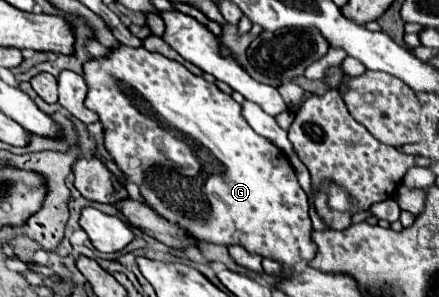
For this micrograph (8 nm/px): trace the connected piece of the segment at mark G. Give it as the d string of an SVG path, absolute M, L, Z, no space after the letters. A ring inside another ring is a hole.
M124 44L112 50L110 58L102 62L96 58L86 62L84 78L90 88L86 106L100 114L106 150L118 168L128 174L126 180L138 184L140 194L152 210L188 230L198 242L204 240L224 246L242 244L248 252L274 258L292 270L304 268L314 258L316 244L310 240L308 196L300 188L294 168L272 142L248 126L240 114L240 104L228 94L220 92L202 76L194 76L176 60ZM130 158L140 162L138 168L128 170Z

